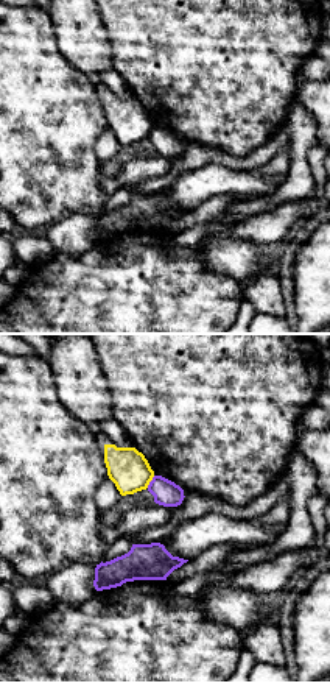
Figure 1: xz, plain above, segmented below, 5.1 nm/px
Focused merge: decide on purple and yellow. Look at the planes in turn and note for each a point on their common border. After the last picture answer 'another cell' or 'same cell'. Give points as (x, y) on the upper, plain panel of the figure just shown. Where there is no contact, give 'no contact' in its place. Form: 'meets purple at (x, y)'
meets purple at (150, 133)

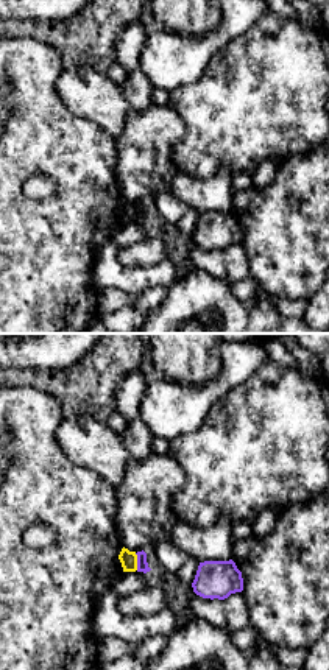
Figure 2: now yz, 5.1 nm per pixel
meets purple at (137, 212)

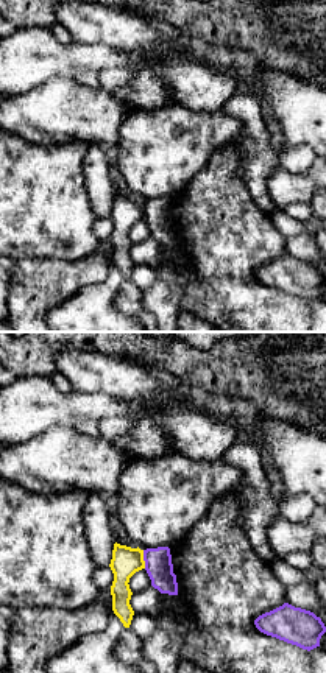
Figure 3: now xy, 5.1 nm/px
meets purple at (144, 211)

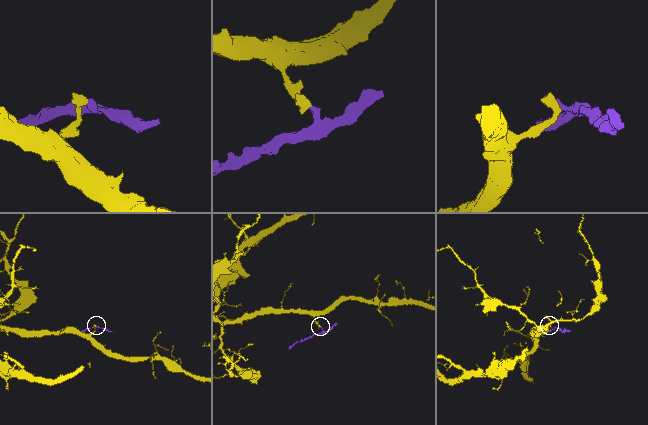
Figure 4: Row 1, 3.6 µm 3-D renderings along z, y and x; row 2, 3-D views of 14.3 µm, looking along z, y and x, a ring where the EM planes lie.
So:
another cell

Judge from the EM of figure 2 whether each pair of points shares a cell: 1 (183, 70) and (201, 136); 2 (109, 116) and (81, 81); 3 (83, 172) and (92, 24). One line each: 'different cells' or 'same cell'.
1: different cells
2: same cell
3: different cells

